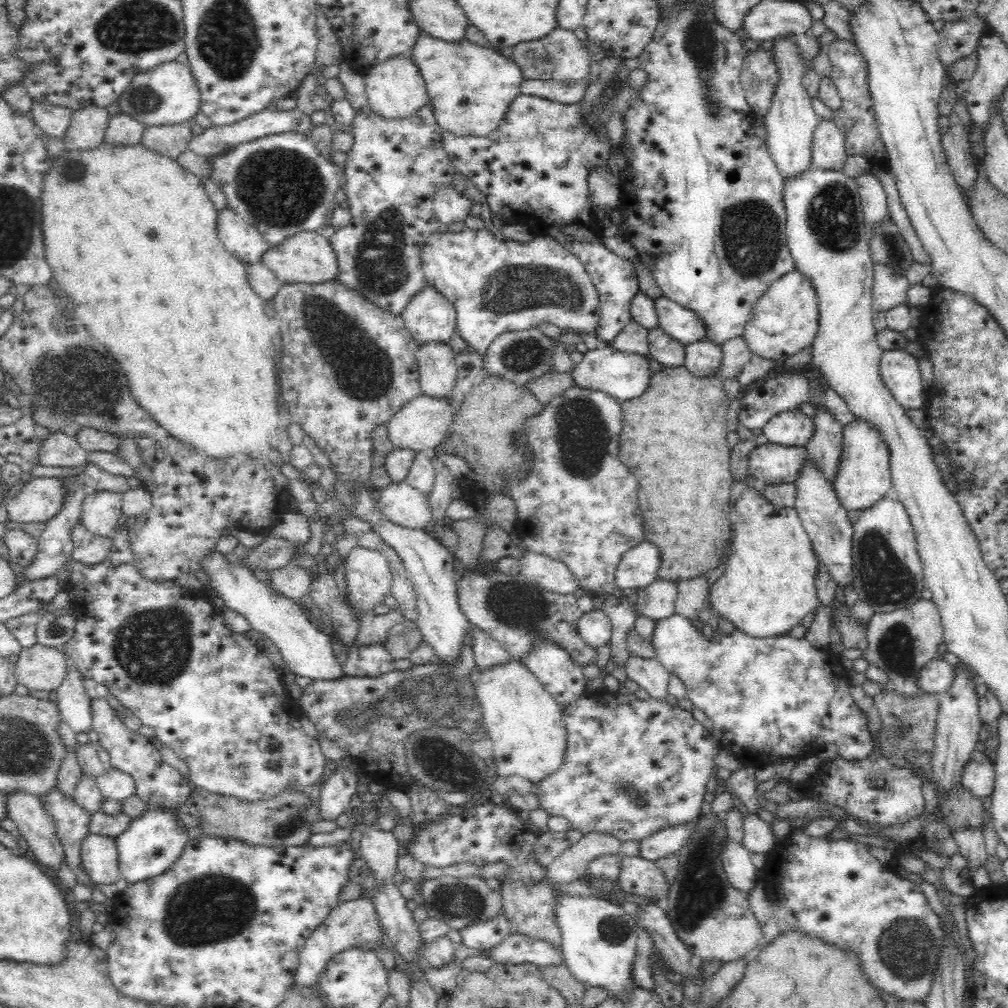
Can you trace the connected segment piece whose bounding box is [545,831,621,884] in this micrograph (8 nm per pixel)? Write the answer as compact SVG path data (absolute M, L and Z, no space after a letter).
M602 831L583 834L578 842L566 847L546 868L547 880L551 884L570 884L584 878L588 863L594 858L621 852L620 840Z

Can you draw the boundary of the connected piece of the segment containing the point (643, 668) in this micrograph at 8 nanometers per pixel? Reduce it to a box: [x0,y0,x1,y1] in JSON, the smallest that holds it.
[624,655,673,702]

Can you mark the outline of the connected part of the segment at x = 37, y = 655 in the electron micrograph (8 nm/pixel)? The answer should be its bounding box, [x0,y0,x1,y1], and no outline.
[13,643,67,692]

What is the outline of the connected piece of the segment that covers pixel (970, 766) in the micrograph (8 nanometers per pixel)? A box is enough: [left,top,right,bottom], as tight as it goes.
[961,751,994,799]

